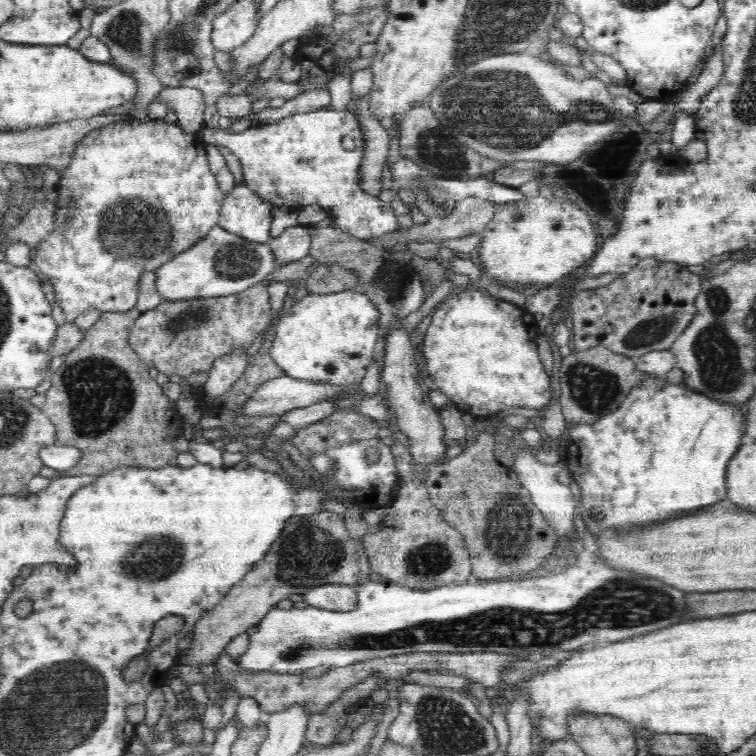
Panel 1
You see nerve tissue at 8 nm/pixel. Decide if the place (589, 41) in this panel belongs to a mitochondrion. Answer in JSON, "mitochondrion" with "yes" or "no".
{"mitochondrion":"no"}

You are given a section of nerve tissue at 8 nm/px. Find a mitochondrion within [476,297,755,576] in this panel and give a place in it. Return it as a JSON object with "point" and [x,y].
{"point":[508,531]}

